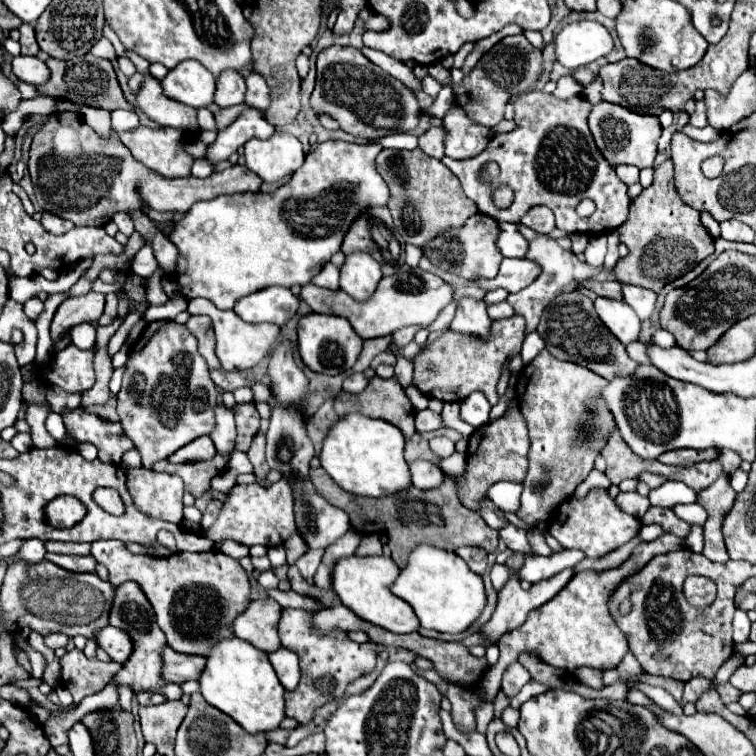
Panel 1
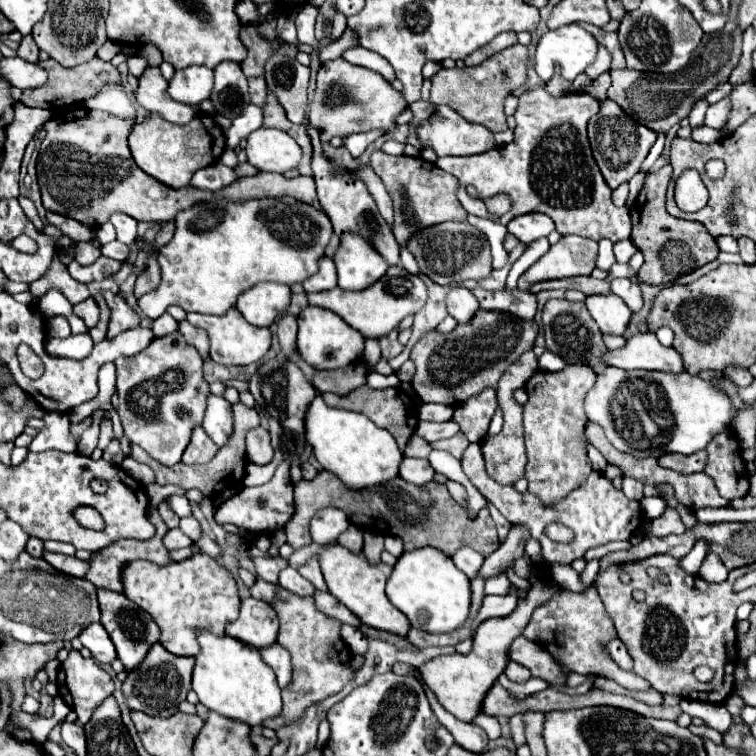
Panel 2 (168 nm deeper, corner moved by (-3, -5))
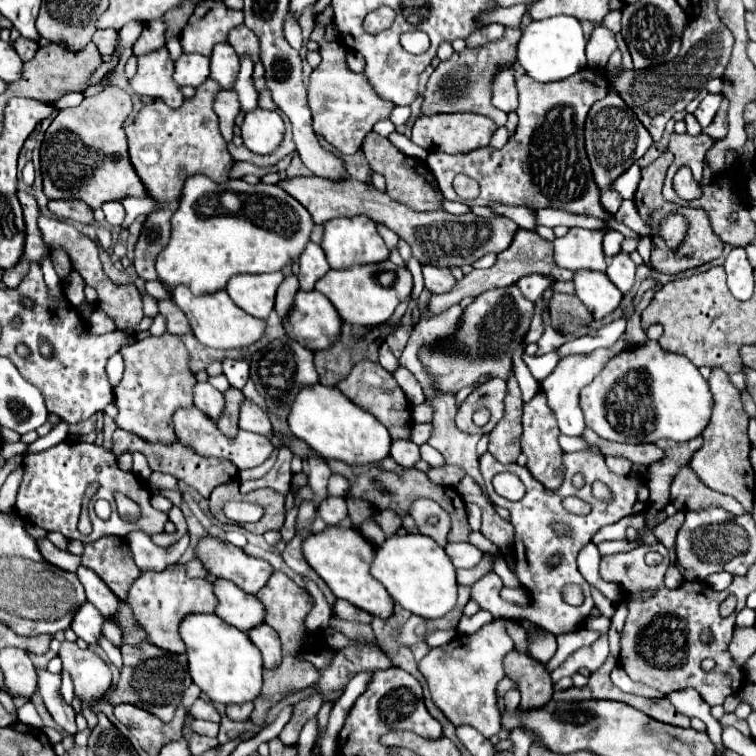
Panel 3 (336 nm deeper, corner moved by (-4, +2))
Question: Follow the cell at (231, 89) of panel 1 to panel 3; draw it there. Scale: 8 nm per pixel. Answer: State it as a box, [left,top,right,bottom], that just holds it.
[211,43,239,89]

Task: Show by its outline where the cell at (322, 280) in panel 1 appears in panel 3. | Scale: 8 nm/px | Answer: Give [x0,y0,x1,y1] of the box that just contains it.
[299,243,329,289]

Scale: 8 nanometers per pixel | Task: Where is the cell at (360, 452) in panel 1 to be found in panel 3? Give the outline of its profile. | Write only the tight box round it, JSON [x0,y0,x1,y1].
[287,383,391,465]

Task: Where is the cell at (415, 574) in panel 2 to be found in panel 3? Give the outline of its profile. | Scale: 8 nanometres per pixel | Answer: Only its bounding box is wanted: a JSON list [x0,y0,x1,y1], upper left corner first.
[371,533,457,619]

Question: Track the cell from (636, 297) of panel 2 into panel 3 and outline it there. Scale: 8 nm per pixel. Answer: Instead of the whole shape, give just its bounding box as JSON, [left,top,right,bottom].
[605,253,635,293]

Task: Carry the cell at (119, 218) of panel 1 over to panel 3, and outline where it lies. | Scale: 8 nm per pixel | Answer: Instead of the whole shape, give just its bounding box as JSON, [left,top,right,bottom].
[101,201,125,225]

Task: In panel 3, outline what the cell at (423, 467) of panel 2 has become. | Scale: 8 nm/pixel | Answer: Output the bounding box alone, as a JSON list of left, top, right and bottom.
[389,441,421,469]

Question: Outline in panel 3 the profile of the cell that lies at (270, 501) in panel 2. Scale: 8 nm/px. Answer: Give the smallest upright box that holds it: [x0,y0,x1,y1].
[241,447,293,495]

